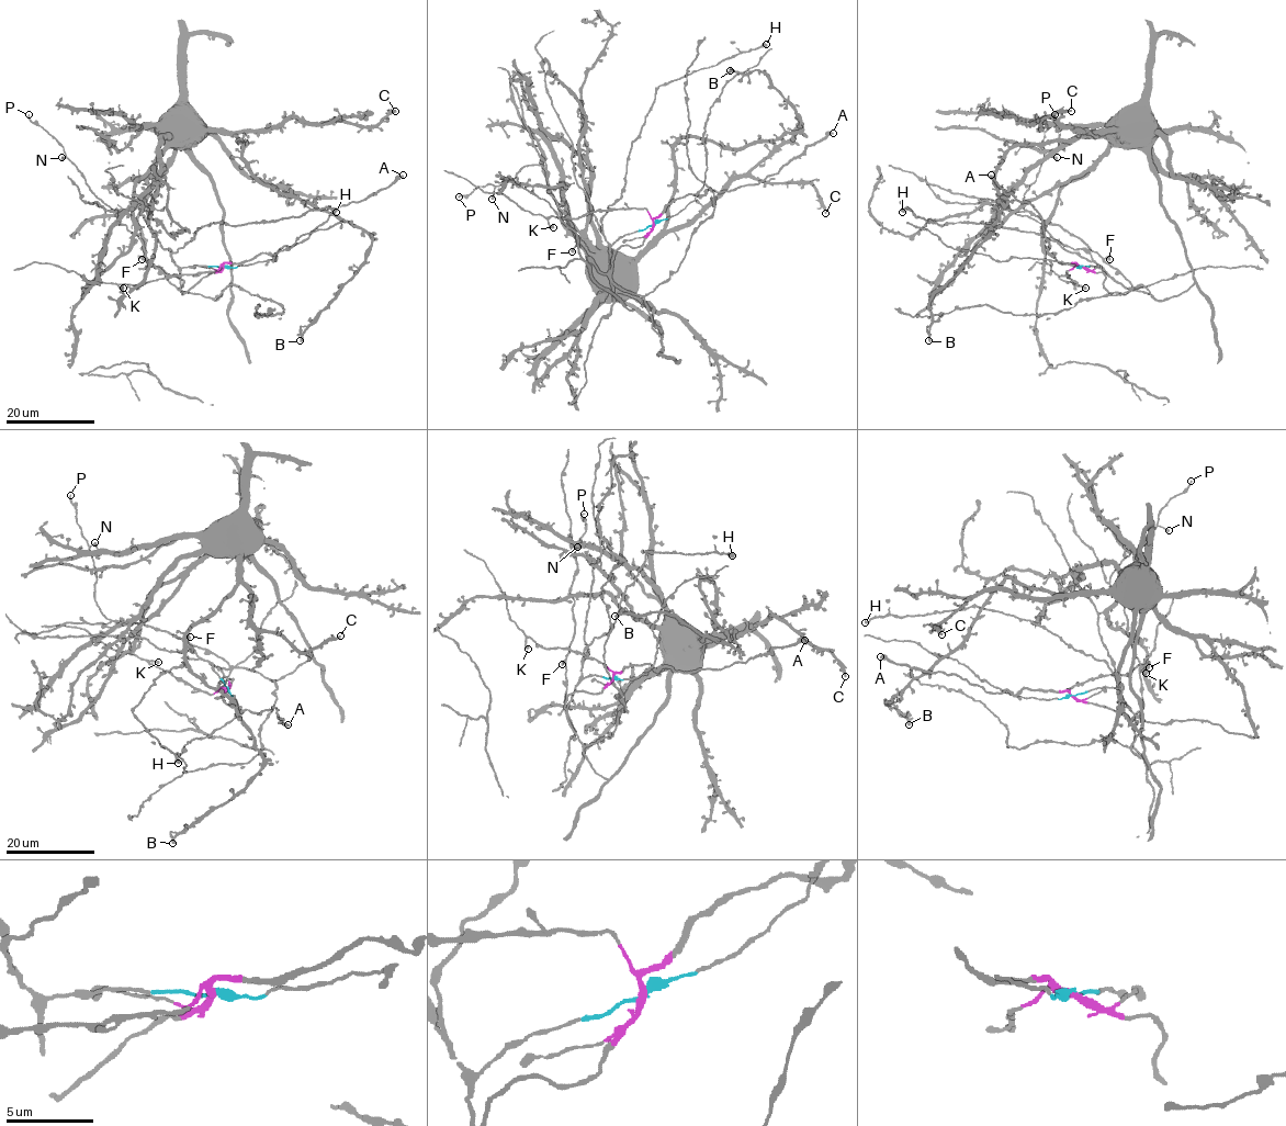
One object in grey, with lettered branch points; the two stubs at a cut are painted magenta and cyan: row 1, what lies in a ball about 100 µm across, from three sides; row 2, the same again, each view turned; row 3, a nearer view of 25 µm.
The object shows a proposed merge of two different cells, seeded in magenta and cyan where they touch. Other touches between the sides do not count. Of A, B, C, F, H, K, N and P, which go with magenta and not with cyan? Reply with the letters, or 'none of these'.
A, K

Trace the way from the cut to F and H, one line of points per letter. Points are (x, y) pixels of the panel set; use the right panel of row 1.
F: (1083, 267), (1102, 267), (1130, 288), (1131, 283), (1104, 259), (1110, 259)
H: (1083, 267), (1103, 267), (1033, 232), (989, 223), (943, 225), (927, 222), (907, 209), (902, 212)

